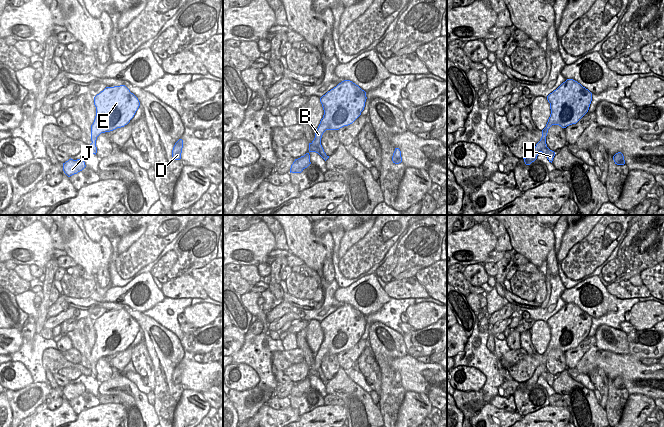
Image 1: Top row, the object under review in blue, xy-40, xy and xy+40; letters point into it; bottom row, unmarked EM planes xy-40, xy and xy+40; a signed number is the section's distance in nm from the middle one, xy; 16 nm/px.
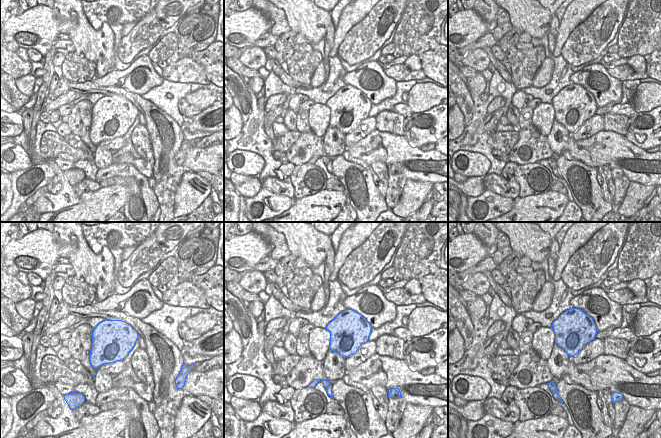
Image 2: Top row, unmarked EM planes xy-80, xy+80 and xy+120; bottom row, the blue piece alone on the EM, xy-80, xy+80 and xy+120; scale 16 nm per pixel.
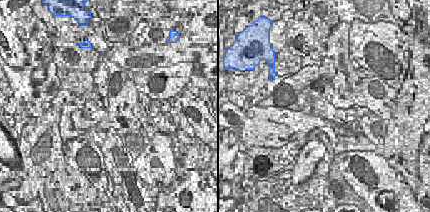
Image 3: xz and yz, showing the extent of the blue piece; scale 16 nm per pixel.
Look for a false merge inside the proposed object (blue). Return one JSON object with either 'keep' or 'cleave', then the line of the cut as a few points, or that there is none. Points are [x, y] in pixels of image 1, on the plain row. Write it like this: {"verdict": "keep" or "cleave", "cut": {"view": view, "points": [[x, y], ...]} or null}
{"verdict": "cleave", "cut": {"view": "xy", "points": [[314, 362], [315, 375]]}}

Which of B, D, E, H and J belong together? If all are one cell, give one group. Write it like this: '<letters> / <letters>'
B E / D H J

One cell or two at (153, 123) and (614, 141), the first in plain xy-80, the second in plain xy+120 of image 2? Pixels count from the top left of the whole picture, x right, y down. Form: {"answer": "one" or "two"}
{"answer": "two"}

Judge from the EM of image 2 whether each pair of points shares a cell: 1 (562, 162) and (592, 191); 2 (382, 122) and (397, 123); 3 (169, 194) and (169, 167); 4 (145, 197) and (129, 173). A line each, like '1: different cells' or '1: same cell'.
1: same cell
2: same cell
3: same cell
4: same cell

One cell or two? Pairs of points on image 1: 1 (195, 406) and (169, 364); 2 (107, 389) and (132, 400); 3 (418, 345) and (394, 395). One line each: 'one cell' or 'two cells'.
1: two cells
2: one cell
3: two cells

